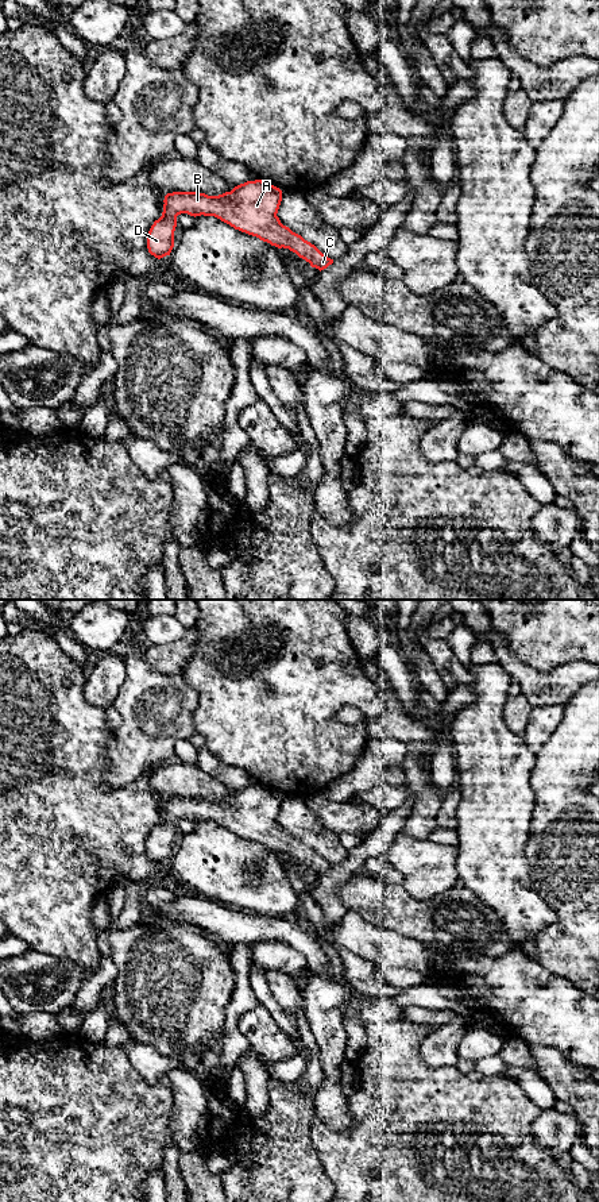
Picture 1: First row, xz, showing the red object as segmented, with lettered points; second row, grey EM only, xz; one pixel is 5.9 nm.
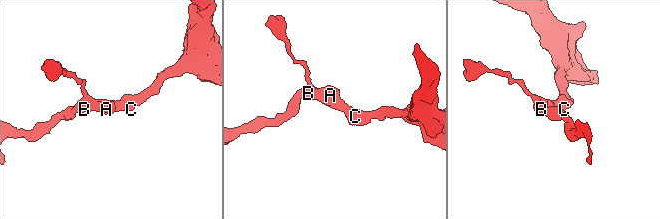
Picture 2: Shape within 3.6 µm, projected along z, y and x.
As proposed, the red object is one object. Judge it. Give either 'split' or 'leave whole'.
leave whole

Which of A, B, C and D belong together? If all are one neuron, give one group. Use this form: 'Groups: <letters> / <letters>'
Groups: A B C D

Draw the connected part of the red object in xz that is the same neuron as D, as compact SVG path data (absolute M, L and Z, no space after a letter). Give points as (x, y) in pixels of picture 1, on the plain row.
M262 785L247 786L231 797L208 801L200 797L173 797L163 805L162 821L147 839L147 854L161 864L174 852L177 821L215 821L235 835L256 841L278 854L289 854L320 877L333 868L314 850L283 831L277 821L282 795Z

